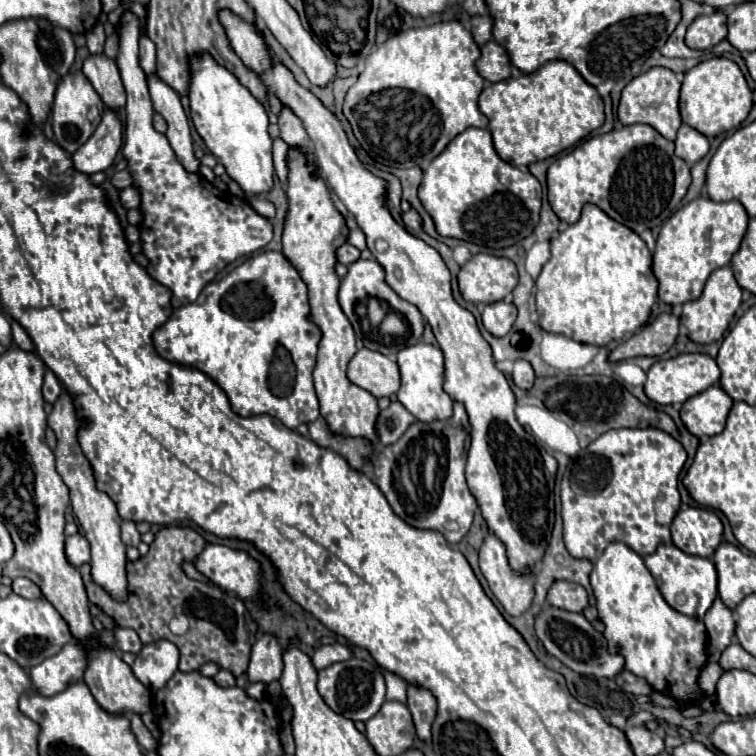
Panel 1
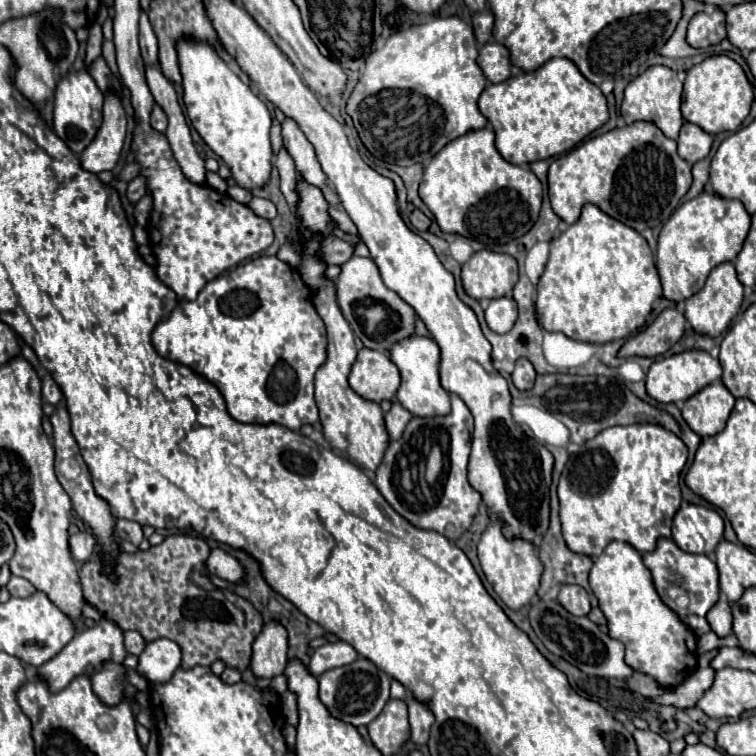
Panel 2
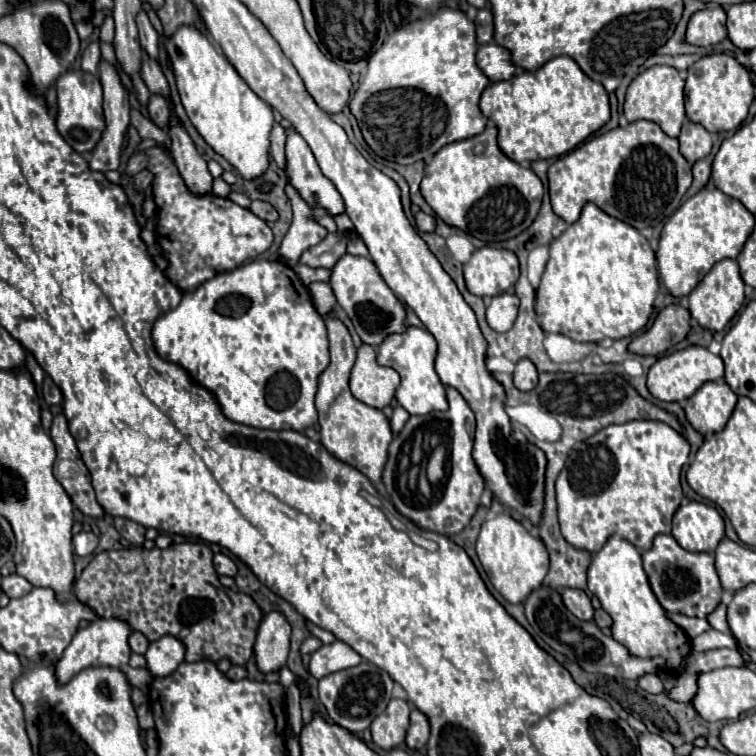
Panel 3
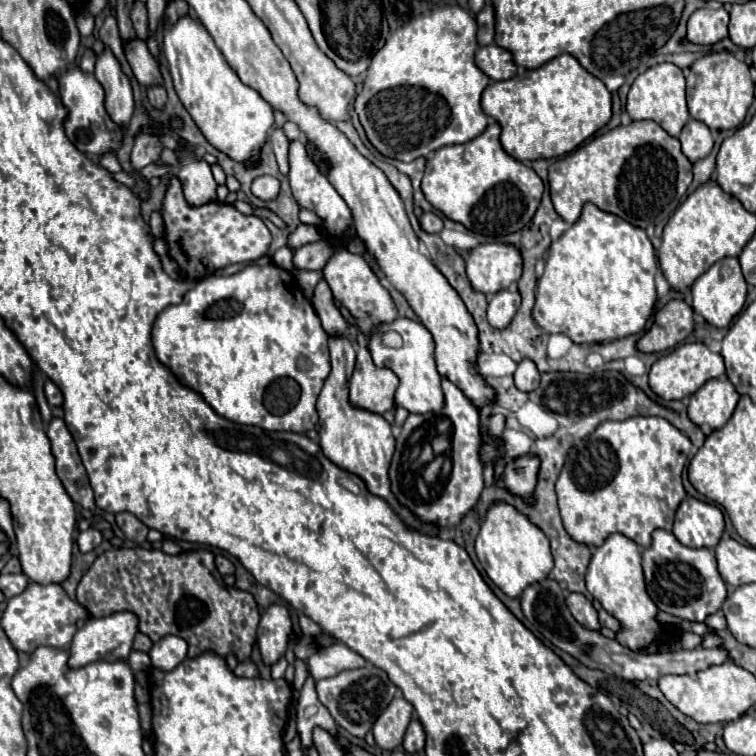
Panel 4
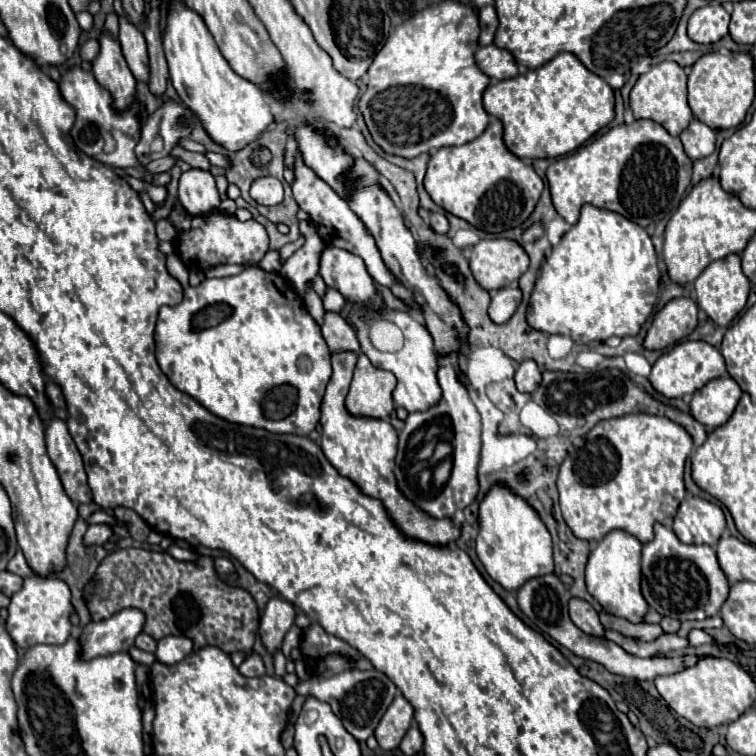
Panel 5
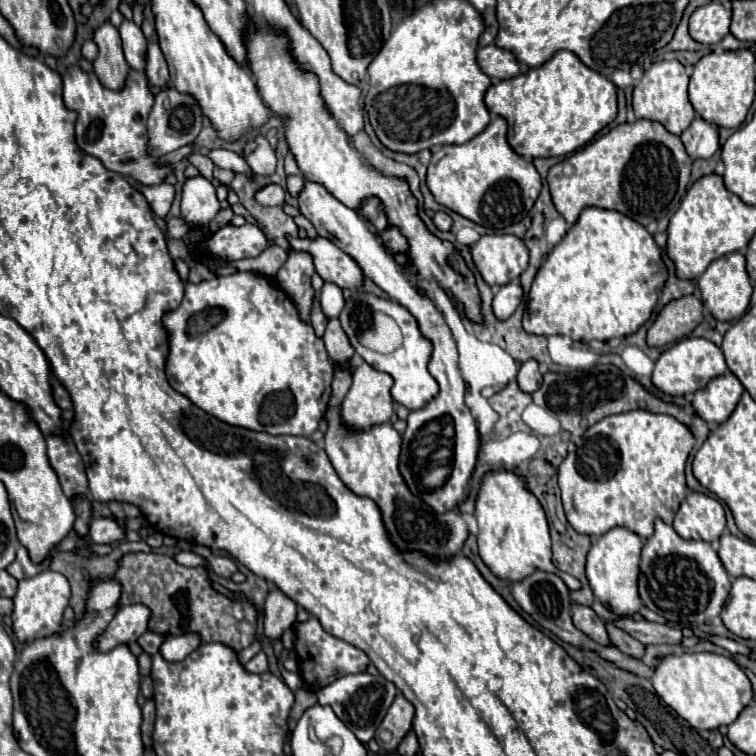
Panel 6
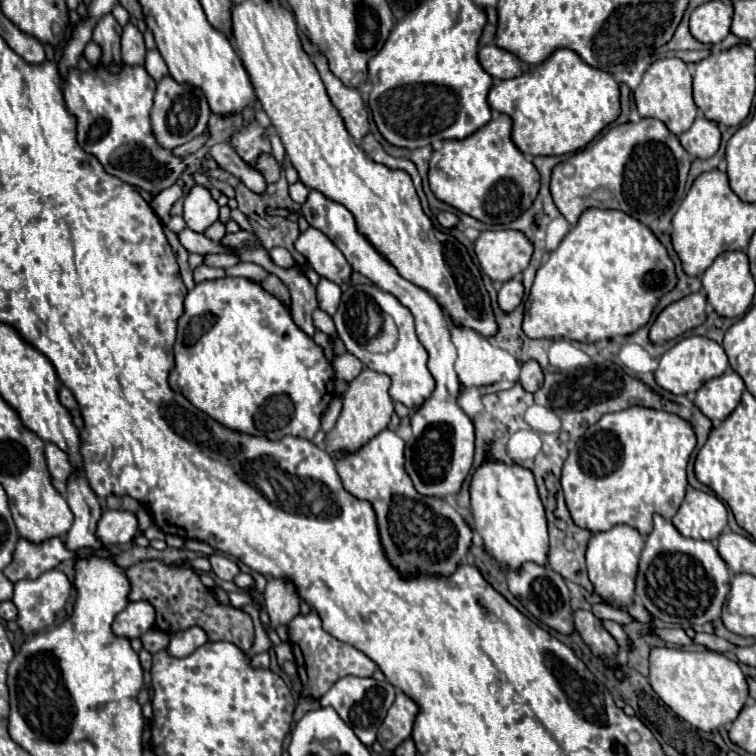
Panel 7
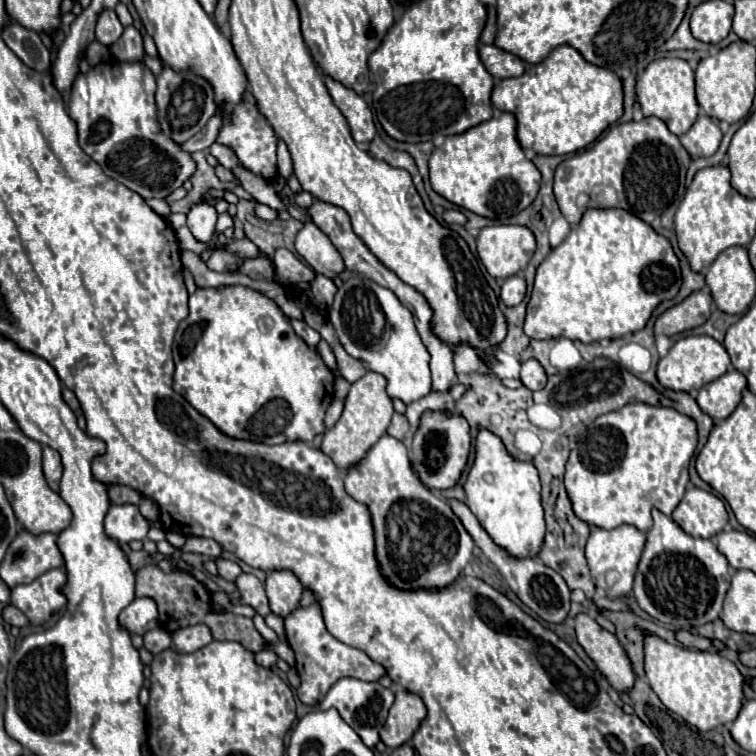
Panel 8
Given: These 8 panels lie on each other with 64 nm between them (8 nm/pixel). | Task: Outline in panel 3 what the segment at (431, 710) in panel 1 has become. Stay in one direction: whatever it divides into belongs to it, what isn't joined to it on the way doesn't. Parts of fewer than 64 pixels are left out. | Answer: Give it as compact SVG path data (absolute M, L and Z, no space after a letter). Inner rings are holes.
M412 708L410 728L408 728L408 734L406 734L406 746L410 750L422 750L428 742L428 736L430 736L430 728L428 728L426 716L422 712L418 712L416 708Z

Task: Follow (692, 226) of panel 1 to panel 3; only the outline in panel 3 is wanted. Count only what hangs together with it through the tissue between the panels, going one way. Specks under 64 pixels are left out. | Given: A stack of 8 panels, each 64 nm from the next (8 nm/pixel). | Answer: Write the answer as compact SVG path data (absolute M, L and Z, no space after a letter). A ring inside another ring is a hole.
M704 186L698 194L688 198L662 228L656 260L660 278L668 292L678 298L688 296L716 262L740 254L752 230L754 214L750 214L742 202L726 196L714 186Z

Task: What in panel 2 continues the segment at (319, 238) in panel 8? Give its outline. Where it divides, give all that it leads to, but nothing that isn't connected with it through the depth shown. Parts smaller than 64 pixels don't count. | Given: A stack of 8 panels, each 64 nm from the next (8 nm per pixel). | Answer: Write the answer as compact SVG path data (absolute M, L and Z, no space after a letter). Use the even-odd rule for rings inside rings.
M352 256L340 266L340 274L336 278L336 300L344 318L366 348L388 352L394 342L414 334L416 312L396 292L384 286L380 272L370 258Z

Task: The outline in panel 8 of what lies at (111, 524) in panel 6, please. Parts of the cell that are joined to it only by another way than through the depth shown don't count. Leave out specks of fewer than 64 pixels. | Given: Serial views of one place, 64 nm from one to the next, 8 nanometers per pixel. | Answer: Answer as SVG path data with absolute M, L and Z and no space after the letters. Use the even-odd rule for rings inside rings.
M116 504L108 510L104 520L104 530L110 538L120 544L128 544L132 540L144 540L150 528L162 530L162 524L146 520L136 504Z

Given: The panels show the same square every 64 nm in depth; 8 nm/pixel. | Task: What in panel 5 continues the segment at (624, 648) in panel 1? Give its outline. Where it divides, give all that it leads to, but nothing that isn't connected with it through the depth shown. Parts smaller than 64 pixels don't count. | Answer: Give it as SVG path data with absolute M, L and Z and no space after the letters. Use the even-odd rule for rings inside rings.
M612 530L606 534L596 548L590 552L586 566L586 586L588 592L602 604L608 614L626 618L630 622L640 622L648 610L646 600L640 592L640 550L642 542L624 530Z

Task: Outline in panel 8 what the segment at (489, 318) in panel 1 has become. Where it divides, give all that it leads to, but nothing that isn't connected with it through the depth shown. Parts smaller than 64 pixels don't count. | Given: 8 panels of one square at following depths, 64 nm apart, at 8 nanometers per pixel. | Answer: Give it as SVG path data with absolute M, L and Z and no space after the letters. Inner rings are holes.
M516 274L516 276L506 278L504 284L502 284L500 296L502 296L506 306L518 306L526 296L526 280L524 280L524 276Z

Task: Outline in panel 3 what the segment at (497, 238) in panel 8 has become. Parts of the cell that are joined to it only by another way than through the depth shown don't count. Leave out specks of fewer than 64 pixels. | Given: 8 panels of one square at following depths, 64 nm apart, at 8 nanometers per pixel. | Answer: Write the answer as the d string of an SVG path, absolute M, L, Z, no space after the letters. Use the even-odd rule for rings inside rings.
M478 248L464 266L464 280L476 296L496 296L516 284L520 274L518 256L512 250Z

